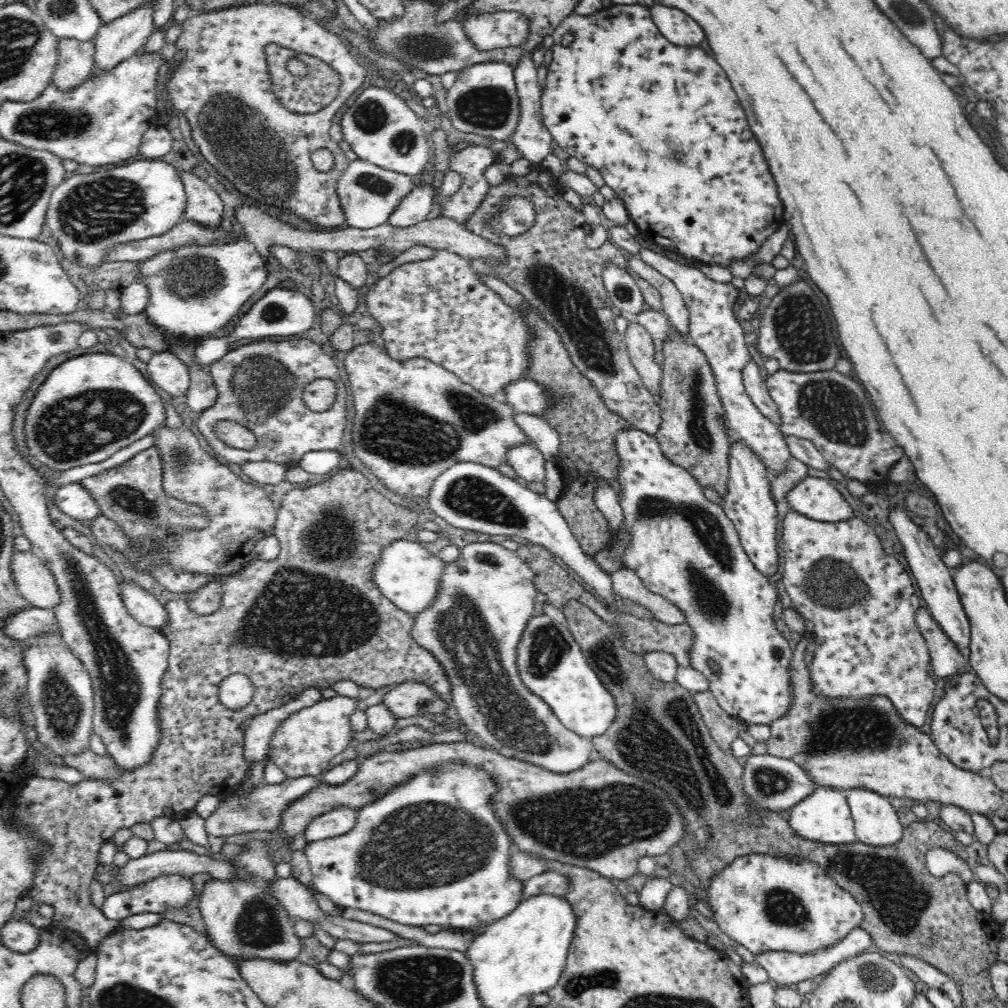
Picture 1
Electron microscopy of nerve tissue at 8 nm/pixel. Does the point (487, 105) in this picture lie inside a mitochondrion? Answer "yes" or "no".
yes

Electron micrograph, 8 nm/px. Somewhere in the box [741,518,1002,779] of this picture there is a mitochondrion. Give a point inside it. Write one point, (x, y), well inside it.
(864, 728)

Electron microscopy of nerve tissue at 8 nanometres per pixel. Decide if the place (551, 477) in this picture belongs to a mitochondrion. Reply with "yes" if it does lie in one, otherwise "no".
no

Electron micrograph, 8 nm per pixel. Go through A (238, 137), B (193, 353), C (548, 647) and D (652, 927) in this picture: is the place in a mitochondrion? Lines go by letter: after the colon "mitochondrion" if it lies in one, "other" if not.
A: mitochondrion
B: other
C: mitochondrion
D: other

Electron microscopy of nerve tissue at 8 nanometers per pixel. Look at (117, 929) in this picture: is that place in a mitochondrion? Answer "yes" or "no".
no

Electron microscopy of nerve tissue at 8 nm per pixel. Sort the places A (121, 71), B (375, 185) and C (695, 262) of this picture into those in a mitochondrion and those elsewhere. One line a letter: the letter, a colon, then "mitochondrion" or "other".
A: other
B: mitochondrion
C: other

